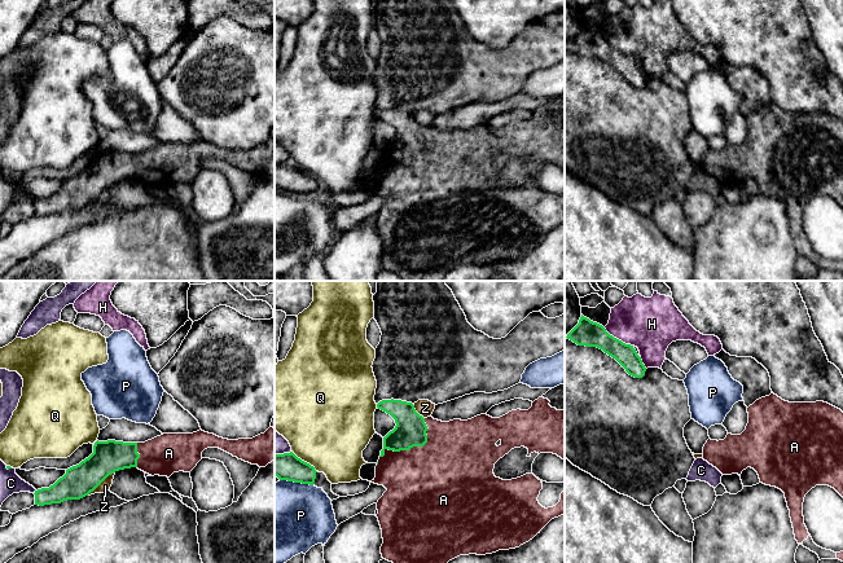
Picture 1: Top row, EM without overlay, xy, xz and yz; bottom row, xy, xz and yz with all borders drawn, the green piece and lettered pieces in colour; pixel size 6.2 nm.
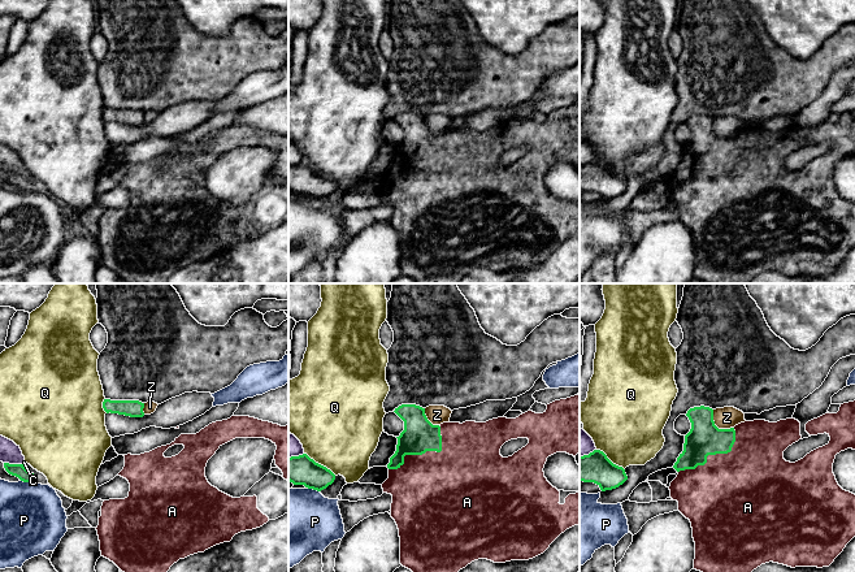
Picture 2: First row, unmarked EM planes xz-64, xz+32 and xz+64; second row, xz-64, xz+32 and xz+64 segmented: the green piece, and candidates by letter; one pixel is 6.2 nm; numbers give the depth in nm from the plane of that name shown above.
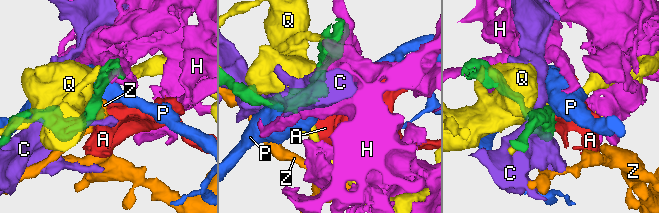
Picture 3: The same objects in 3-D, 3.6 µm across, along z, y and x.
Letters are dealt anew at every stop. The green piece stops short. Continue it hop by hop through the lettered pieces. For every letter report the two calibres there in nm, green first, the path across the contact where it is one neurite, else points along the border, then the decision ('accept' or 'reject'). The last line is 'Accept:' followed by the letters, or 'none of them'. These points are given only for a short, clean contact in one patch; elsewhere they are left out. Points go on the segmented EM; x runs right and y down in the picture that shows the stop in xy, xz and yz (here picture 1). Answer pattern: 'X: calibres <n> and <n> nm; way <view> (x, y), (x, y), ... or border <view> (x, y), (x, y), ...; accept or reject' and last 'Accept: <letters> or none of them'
A: calibres 190 and 460 nm; way xz (411, 429), (413, 445), (427, 483); accept
C: calibres 170 and 130 nm; reject
H: calibres 160 and 340 nm; reject
P: calibres 170 and 480 nm; reject
Q: calibres 170 and 500 nm; reject
Z: calibres 200 and 70 nm; reject
Accept: A

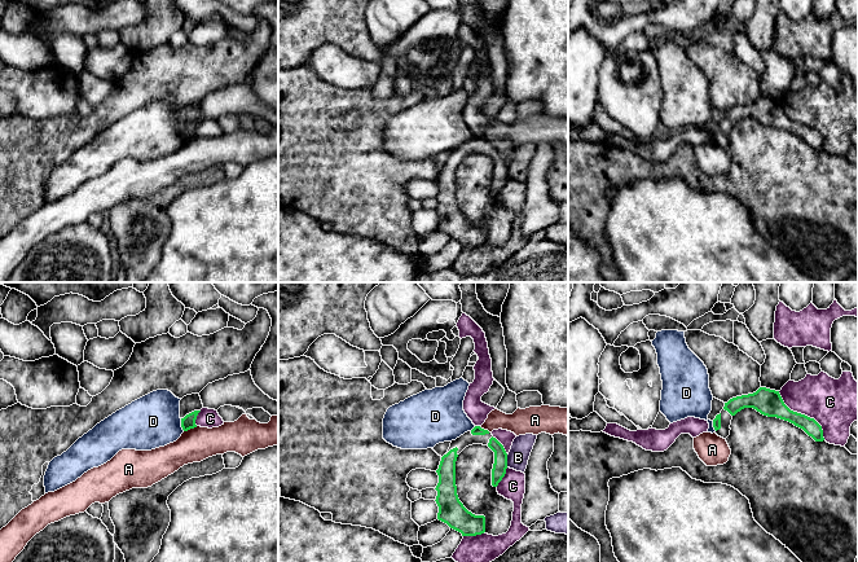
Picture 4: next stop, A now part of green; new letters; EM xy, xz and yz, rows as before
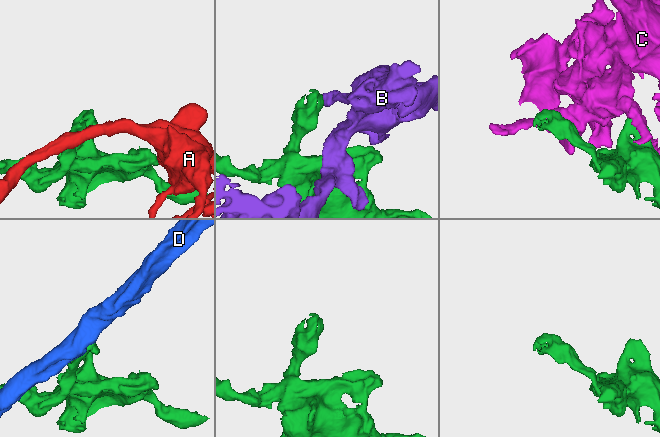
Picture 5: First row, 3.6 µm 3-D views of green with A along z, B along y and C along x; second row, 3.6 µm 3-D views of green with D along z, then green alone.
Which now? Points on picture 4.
A: calibres 90 and 200 nm; border xy (197, 426), (184, 431); reject
B: calibres 90 and 130 nm; border xz (506, 455), (507, 466); reject
C: calibres 160 and 320 nm; reject
D: calibres 90 and 320 nm; border xy (180, 418), (180, 426), (184, 430); reject
Accept: none of them

